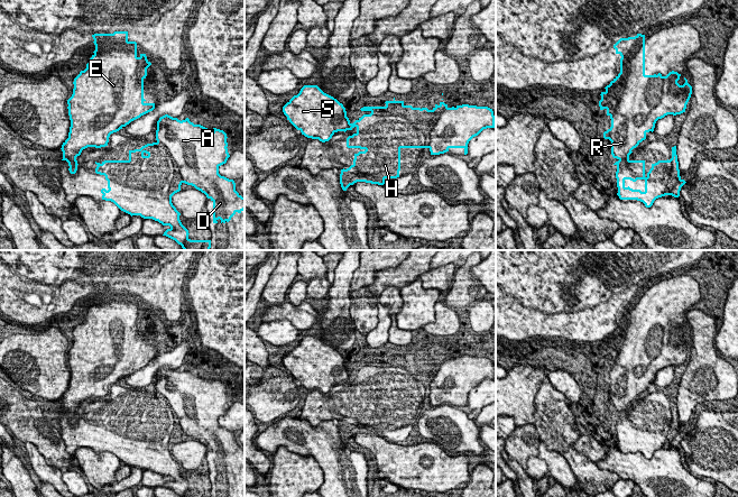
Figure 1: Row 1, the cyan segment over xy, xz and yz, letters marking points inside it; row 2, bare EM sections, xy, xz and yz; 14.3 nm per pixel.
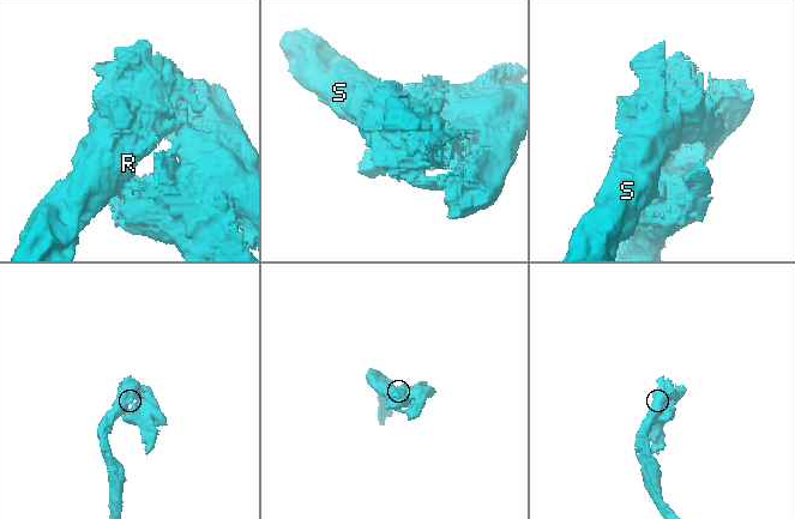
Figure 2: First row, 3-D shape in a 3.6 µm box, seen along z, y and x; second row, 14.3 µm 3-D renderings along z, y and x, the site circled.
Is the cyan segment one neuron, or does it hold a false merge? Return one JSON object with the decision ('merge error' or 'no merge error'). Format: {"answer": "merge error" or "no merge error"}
{"answer": "merge error"}

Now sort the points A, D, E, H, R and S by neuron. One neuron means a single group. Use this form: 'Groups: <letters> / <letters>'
Groups: A D E R S / H

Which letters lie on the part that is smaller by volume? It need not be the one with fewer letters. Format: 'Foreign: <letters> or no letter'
Foreign: H

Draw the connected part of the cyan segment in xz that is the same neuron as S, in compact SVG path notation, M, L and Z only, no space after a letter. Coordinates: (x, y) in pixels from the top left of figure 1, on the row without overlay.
M304 337L284 358L287 371L307 389L329 393L338 383L352 381L345 359L317 337Z

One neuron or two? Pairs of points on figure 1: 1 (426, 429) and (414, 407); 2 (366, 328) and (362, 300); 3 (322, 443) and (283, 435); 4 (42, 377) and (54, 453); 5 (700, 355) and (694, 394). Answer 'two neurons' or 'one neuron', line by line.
1: two neurons
2: one neuron
3: one neuron
4: two neurons
5: one neuron

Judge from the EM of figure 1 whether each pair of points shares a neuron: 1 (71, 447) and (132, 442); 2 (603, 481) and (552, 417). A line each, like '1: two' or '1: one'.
1: one
2: one

